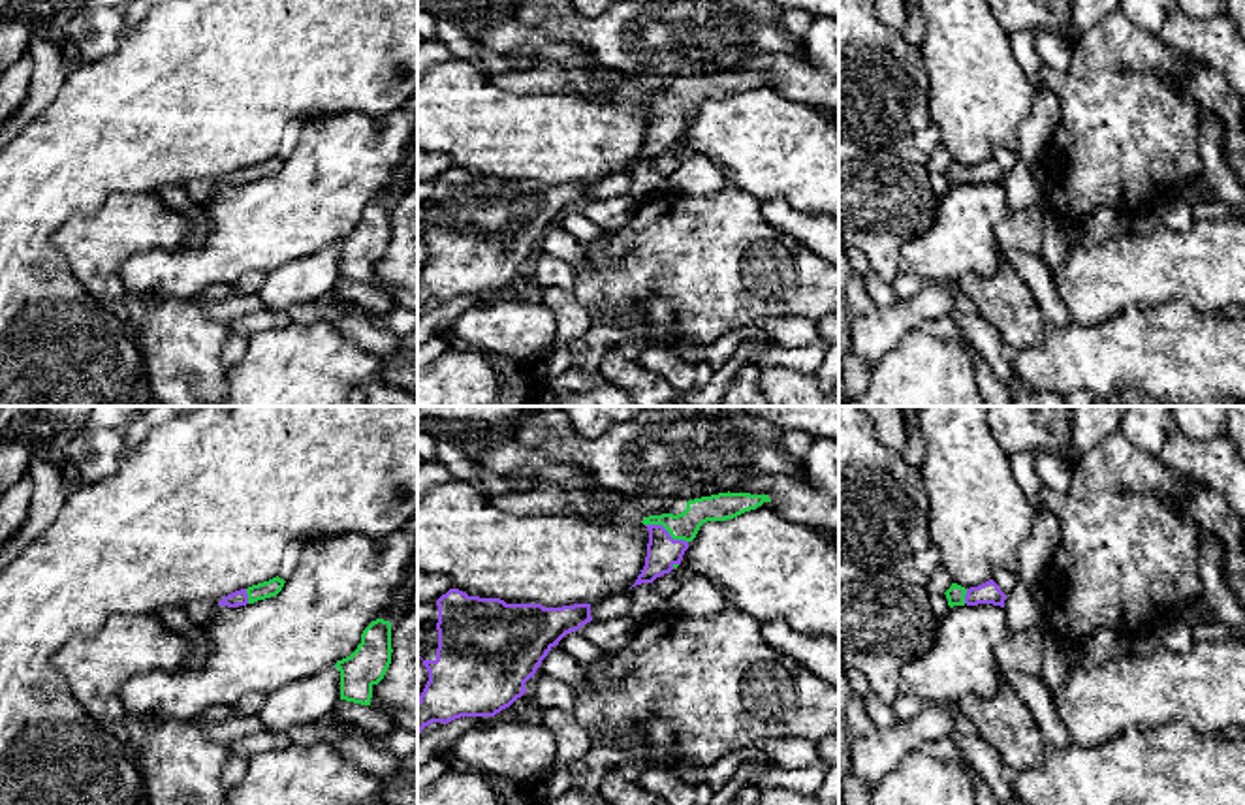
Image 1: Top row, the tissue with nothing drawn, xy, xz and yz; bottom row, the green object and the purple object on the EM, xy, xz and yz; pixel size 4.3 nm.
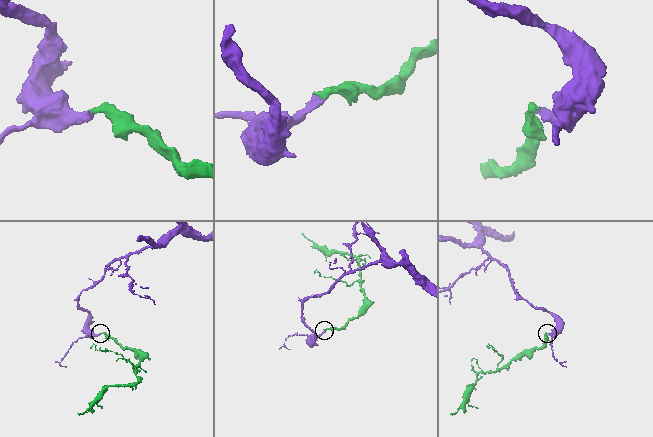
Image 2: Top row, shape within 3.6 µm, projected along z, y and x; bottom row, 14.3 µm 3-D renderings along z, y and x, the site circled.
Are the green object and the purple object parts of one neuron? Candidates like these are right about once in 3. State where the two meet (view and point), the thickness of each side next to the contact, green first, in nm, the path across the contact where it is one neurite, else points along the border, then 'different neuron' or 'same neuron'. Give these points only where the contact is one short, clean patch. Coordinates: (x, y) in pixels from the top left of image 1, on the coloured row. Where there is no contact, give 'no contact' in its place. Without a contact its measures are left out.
xz (666, 529) | 120/140 nm | across xz (685, 525), (681, 529), (666, 529), (666, 548), (662, 552) | same neuron

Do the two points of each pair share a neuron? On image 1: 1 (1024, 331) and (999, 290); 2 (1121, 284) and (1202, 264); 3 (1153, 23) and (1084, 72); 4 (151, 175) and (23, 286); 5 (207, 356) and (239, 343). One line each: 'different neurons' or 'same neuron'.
1: same neuron
2: same neuron
3: different neurons
4: same neuron
5: different neurons

